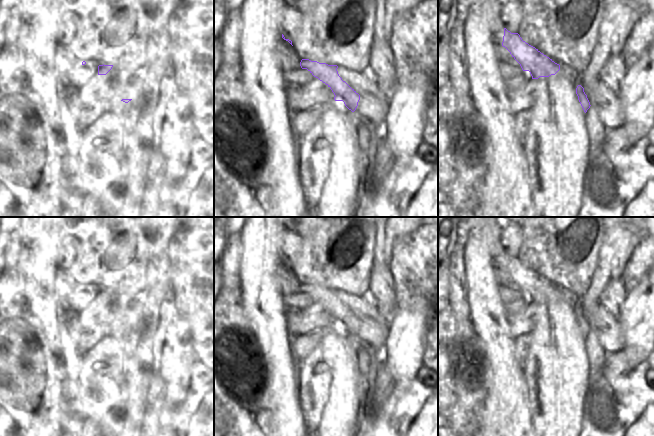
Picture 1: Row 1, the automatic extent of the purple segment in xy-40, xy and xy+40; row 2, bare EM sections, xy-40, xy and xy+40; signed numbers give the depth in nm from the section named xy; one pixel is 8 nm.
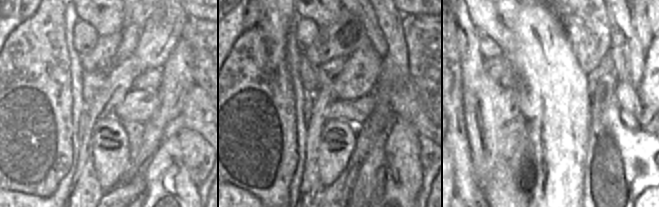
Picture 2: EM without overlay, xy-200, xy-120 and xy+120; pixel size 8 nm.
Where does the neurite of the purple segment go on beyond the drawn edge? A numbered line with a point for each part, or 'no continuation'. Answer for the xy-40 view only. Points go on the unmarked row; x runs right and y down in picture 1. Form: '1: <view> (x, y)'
1: xy-40 (137, 327)

